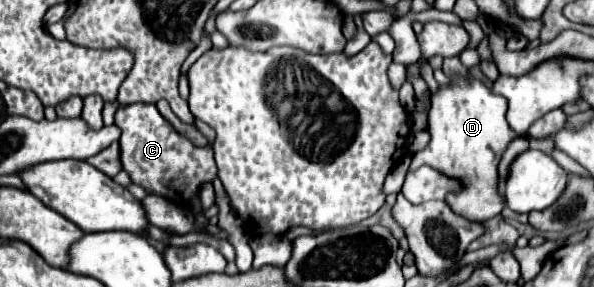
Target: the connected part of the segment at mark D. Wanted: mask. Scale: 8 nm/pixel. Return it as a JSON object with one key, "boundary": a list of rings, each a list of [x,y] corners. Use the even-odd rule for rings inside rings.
{"boundary":[[[453,75],[447,85],[439,85],[437,93],[431,97],[429,109],[429,145],[413,155],[409,171],[419,169],[421,165],[431,165],[445,175],[453,175],[465,183],[461,195],[451,195],[447,203],[459,215],[465,215],[471,221],[487,221],[499,215],[505,207],[505,199],[497,195],[497,165],[507,149],[507,145],[523,137],[515,133],[507,123],[507,101],[501,95],[495,95],[489,85],[471,75]]]}

